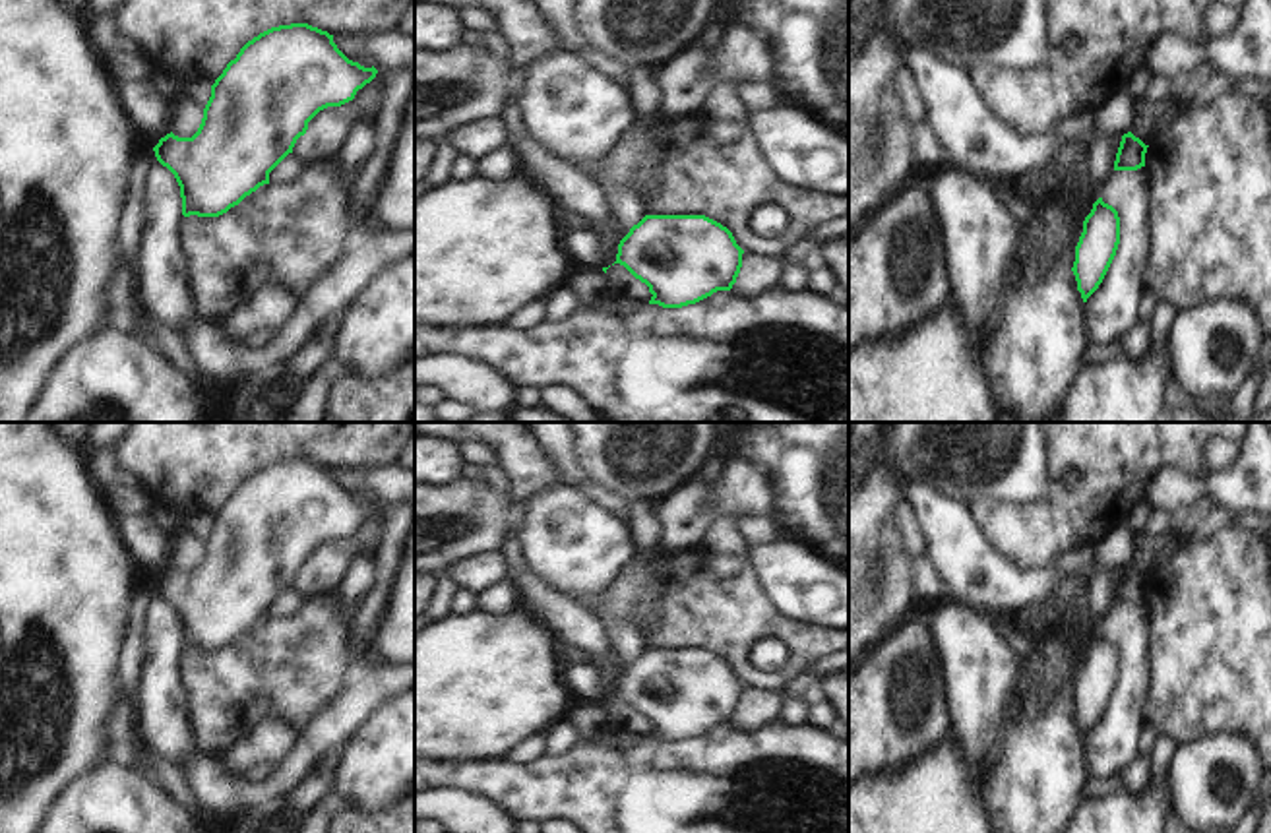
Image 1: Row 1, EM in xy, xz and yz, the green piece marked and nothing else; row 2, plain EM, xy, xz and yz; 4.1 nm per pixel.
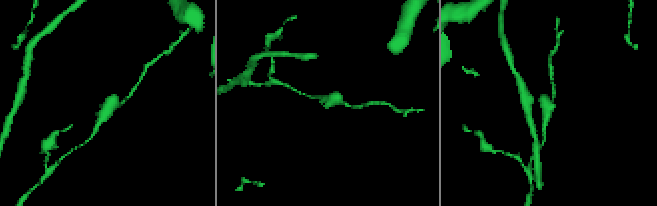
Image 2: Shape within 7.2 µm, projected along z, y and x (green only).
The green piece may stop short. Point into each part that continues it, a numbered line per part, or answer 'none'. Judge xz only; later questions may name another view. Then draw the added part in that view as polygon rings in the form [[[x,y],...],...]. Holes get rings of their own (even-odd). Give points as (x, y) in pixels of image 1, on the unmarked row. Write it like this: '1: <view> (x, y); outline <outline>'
none

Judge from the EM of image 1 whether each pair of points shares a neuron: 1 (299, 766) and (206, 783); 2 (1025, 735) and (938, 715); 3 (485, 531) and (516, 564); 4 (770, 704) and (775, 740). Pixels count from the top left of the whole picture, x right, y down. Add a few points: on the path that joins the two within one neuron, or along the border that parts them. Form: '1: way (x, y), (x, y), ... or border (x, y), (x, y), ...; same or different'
1: way (276, 781), (258, 791), (229, 791); same
2: border (944, 673), (952, 733); different
3: border (516, 539), (496, 551); different
4: border (775, 717), (752, 731), (731, 725); different

